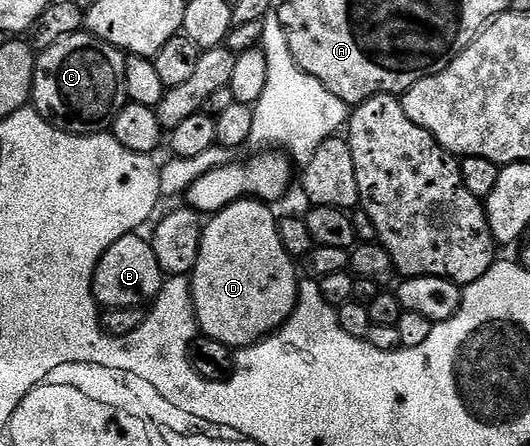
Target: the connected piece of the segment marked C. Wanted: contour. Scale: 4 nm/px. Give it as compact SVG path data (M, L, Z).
M85 29L76 32L72 37L64 37L37 56L34 64L32 106L52 126L70 135L97 135L105 132L113 124L120 108L128 102L124 85L125 64L126 55L119 47L108 45Z

